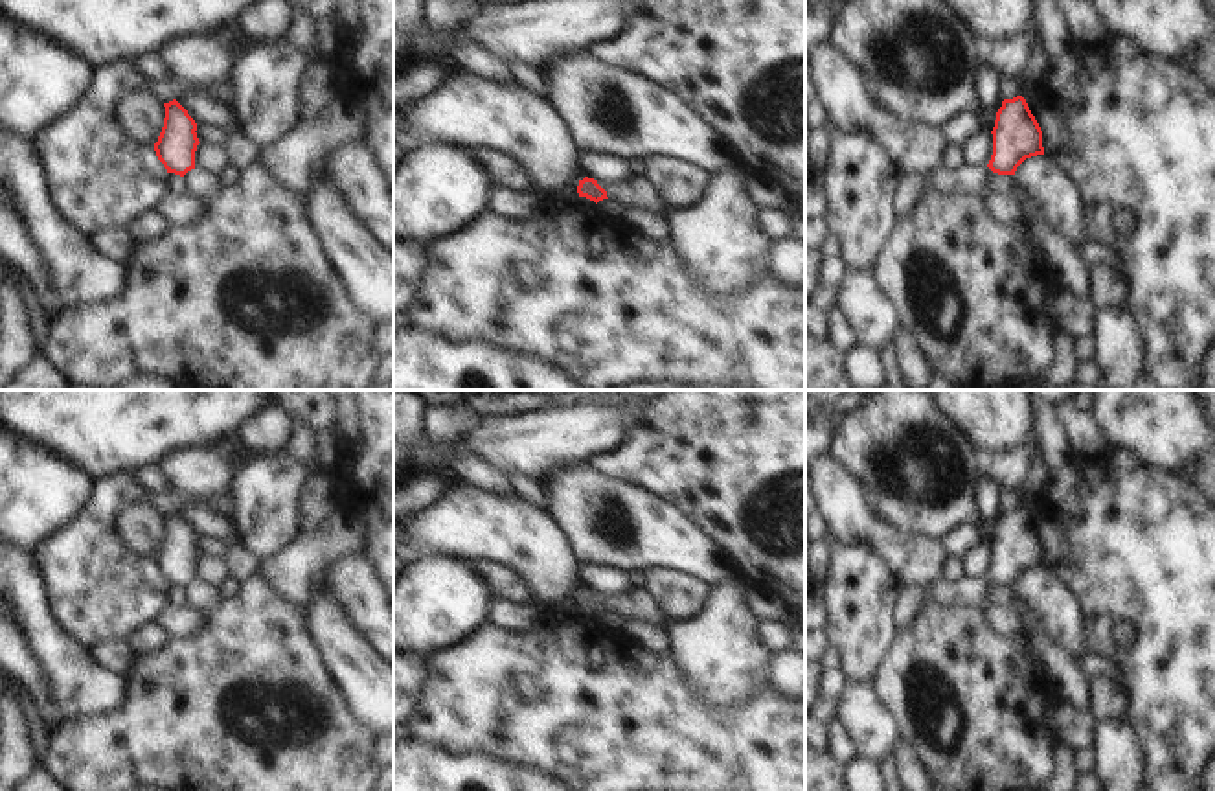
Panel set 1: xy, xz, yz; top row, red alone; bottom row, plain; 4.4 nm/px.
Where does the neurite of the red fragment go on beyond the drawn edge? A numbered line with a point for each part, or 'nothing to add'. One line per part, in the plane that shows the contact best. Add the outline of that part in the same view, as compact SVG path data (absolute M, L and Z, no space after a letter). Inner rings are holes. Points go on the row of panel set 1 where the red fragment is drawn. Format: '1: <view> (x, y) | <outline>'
nothing to add

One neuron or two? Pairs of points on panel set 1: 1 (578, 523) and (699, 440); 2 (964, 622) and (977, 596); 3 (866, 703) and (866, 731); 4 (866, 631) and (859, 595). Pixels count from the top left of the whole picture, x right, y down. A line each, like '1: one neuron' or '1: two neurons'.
1: two neurons
2: two neurons
3: one neuron
4: one neuron

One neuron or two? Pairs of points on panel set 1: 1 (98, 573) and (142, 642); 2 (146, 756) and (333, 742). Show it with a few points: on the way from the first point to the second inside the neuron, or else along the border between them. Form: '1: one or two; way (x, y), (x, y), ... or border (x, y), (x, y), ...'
1: two; border (151, 620), (133, 628), (122, 639)
2: one; way (192, 756), (252, 756), (265, 769), (287, 769)

